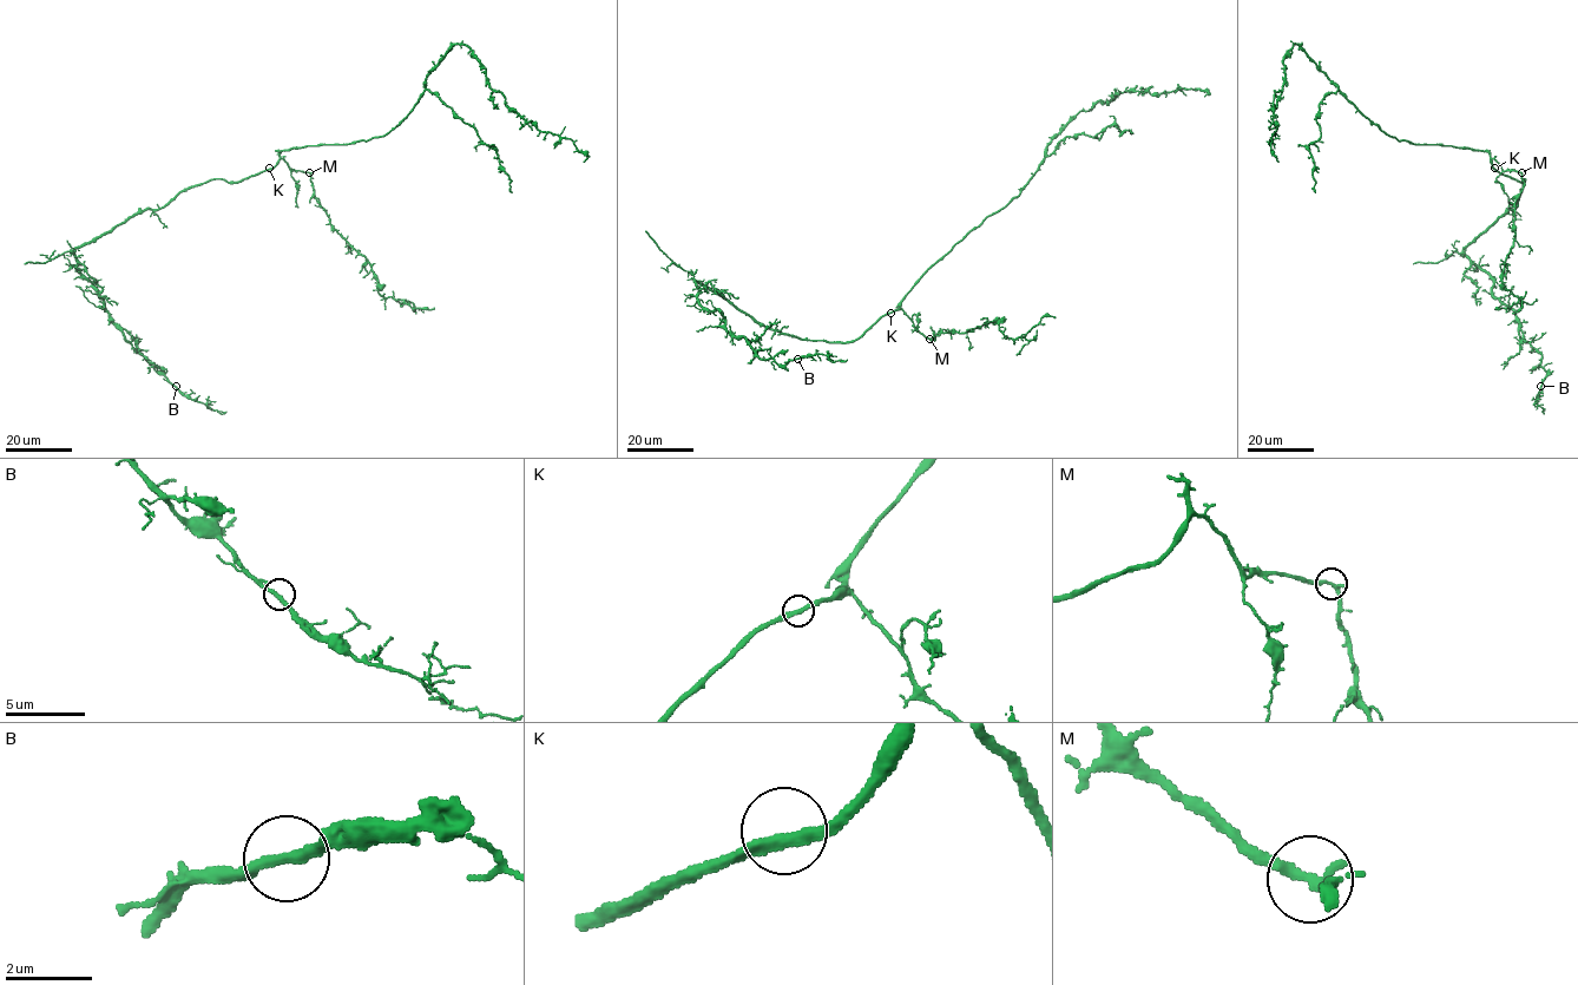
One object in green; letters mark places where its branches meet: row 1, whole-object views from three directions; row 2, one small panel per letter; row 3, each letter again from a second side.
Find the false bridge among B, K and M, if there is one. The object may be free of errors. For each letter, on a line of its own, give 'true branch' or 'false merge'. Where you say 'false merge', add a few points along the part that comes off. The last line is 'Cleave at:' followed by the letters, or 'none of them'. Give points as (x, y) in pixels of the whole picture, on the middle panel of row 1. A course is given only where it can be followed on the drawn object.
B: true branch
K: true branch
M: true branch
Cleave at: none of them

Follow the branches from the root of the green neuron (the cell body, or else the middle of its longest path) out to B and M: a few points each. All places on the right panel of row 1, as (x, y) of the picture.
B: (1496, 169), (1524, 178), (1517, 205), (1463, 251), (1491, 276), (1492, 294), (1542, 355), (1540, 386)
M: (1496, 169), (1491, 159), (1504, 170), (1520, 172)

